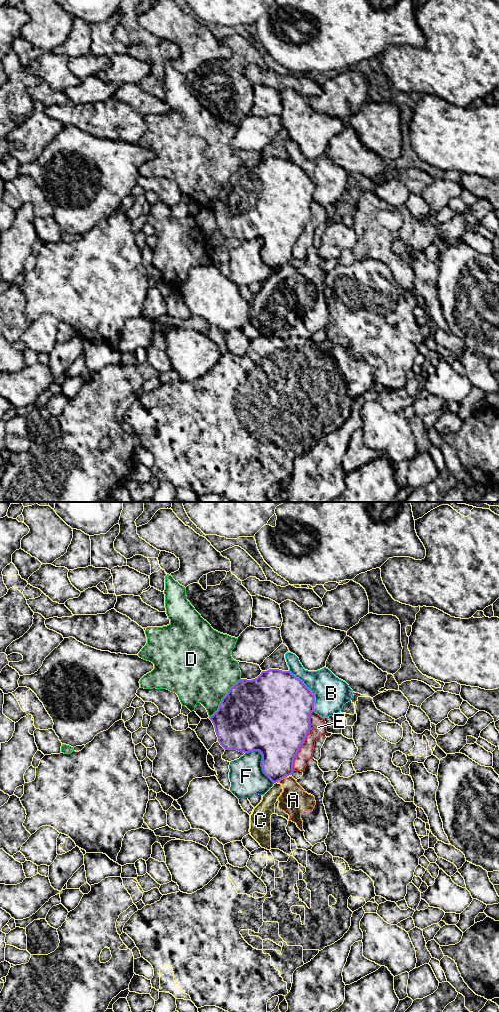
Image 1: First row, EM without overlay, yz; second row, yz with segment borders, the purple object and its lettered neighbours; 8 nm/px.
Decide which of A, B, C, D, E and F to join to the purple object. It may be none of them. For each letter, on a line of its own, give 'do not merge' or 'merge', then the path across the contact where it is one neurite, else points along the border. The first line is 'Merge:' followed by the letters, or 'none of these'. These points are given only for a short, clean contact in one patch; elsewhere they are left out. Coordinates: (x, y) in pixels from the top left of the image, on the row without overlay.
Merge: none of these
A: do not merge | along yz (286, 264), (277, 270)
B: do not merge
C: do not merge | along yz (276, 269), (274, 271)
D: do not merge
E: do not merge
F: do not merge

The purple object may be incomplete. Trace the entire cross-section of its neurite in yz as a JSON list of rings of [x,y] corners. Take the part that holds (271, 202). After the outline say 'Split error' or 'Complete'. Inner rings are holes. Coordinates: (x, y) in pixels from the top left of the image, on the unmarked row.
[[[269,157],[255,167],[240,167],[234,172],[209,207],[225,238],[259,239],[263,261],[276,271],[294,260],[295,244],[310,218],[314,190],[311,178],[290,159]]]. Complete

